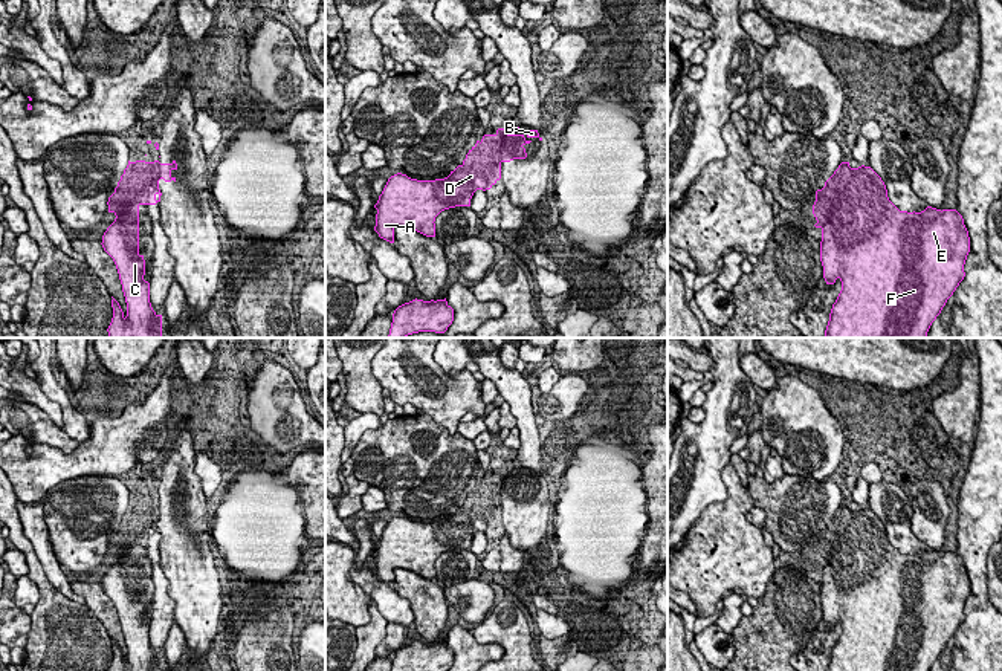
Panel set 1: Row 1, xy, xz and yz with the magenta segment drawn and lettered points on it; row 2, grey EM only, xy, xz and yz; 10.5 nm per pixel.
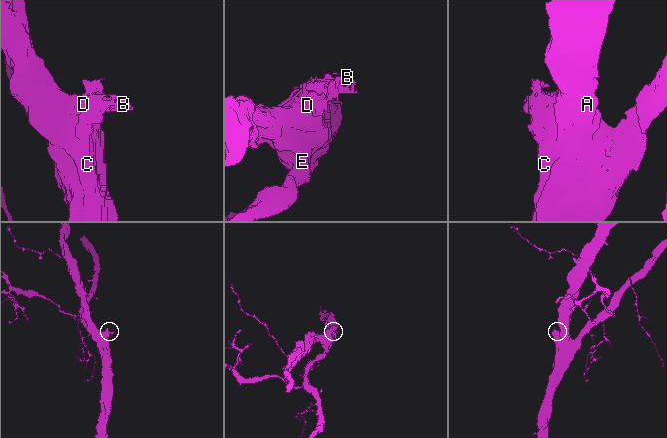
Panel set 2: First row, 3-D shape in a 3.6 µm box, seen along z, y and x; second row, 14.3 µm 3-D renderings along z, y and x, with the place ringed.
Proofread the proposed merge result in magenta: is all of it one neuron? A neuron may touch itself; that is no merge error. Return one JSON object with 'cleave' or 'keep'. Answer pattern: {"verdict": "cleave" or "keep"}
{"verdict": "keep"}

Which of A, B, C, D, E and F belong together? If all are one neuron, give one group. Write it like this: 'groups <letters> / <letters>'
groups A B C D E F

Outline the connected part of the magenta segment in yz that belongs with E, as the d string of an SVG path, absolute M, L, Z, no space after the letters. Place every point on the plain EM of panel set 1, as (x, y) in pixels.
M842 504L834 517L825 524L825 529L816 533L813 556L817 562L814 569L822 572L820 604L823 608L823 621L826 627L834 627L837 621L842 624L842 633L832 647L826 671L930 671L947 642L965 619L964 607L970 595L970 579L962 558L956 552L941 553L932 549L927 549L921 555L900 553L889 543L884 524L871 509L861 507L858 511L851 511L849 504Z

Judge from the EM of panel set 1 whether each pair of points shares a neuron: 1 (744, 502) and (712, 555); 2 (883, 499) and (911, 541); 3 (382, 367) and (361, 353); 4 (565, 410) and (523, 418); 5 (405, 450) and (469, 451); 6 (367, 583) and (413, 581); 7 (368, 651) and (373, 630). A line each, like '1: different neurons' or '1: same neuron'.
1: same neuron
2: same neuron
3: different neurons
4: different neurons
5: same neuron
6: different neurons
7: same neuron

